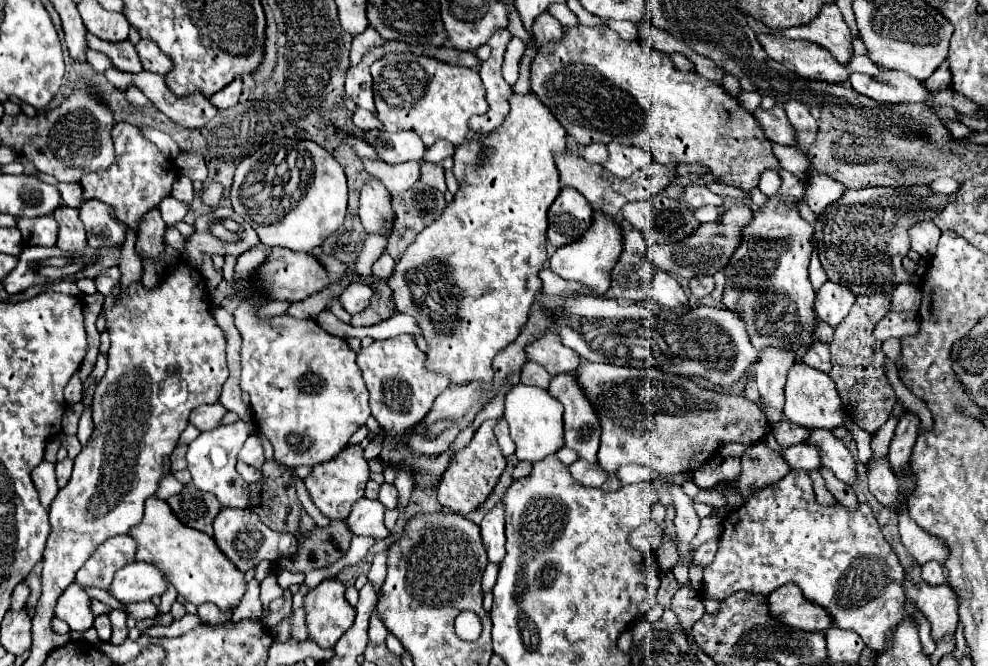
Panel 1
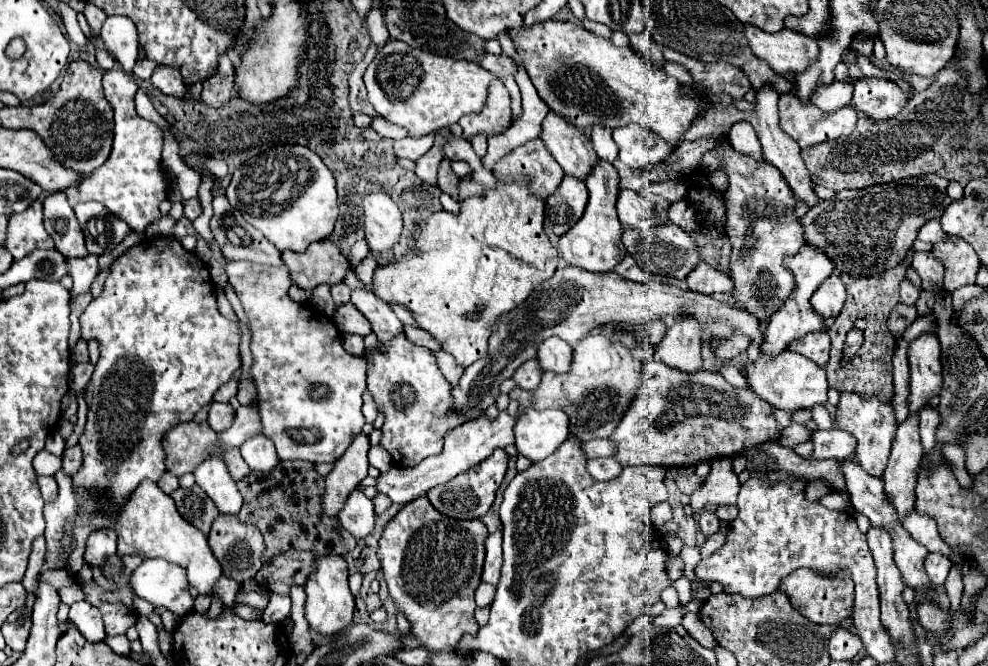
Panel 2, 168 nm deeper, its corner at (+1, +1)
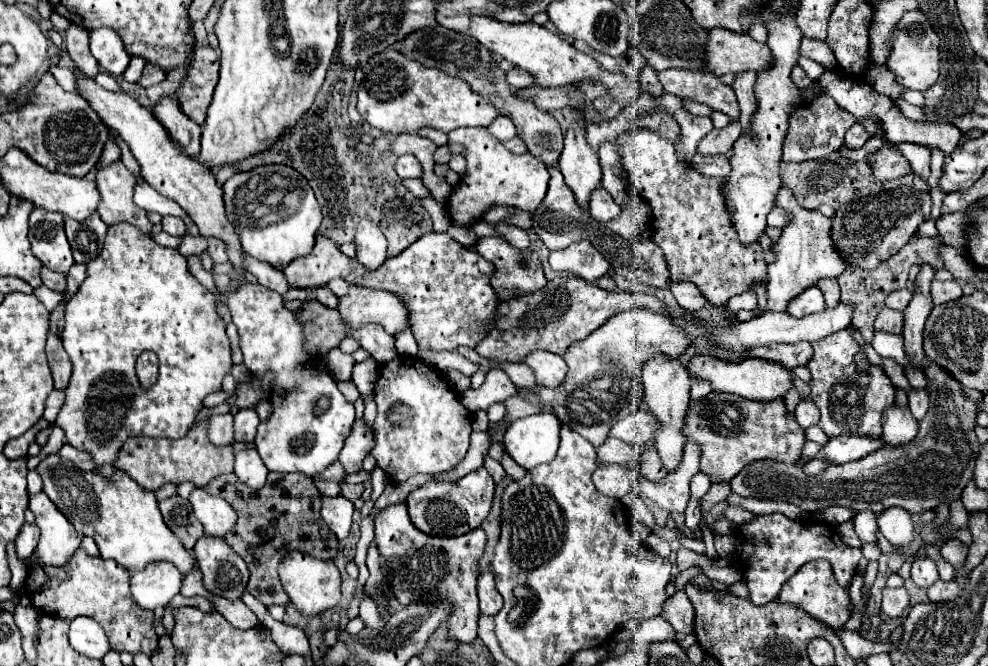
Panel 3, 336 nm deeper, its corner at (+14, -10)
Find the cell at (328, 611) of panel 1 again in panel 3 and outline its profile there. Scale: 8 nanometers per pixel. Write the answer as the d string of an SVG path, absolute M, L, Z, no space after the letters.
M288 552L278 566L278 572L290 602L306 616L318 616L340 602L340 572L332 560L316 560L304 552Z

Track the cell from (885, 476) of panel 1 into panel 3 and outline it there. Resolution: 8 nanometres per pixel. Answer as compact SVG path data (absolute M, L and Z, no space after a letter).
M848 326L822 342L812 344L812 360L808 360L810 378L810 398L822 412L820 428L826 434L868 434L878 436L882 432L882 412L894 404L894 384L886 376L884 368L870 364L866 376L856 372L856 354L860 352L858 342L852 338L854 326Z

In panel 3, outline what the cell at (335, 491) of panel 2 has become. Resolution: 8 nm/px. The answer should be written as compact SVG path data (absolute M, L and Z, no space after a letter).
M364 418L356 420L338 458L348 470L348 474L358 472L362 468L362 460L366 458L366 454L370 454L372 444L374 444L374 430L366 424Z

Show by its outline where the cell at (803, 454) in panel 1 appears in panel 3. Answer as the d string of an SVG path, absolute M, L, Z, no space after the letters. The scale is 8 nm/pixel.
M836 436L836 438L830 438L830 442L826 446L822 446L818 456L832 460L832 464L844 464L844 462L860 460L860 458L876 452L882 446L884 446L882 436L878 436L878 438L872 438L872 436Z

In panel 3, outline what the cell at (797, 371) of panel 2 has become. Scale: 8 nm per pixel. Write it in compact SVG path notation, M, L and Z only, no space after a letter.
M700 354L700 356L694 356L686 364L686 368L688 368L690 378L710 382L712 390L738 394L738 396L748 398L748 400L770 402L770 400L776 400L776 398L784 398L784 394L792 388L790 372L782 364L772 364L772 362L760 360L760 358L744 358L740 362L724 362L724 360L716 358L716 356Z

